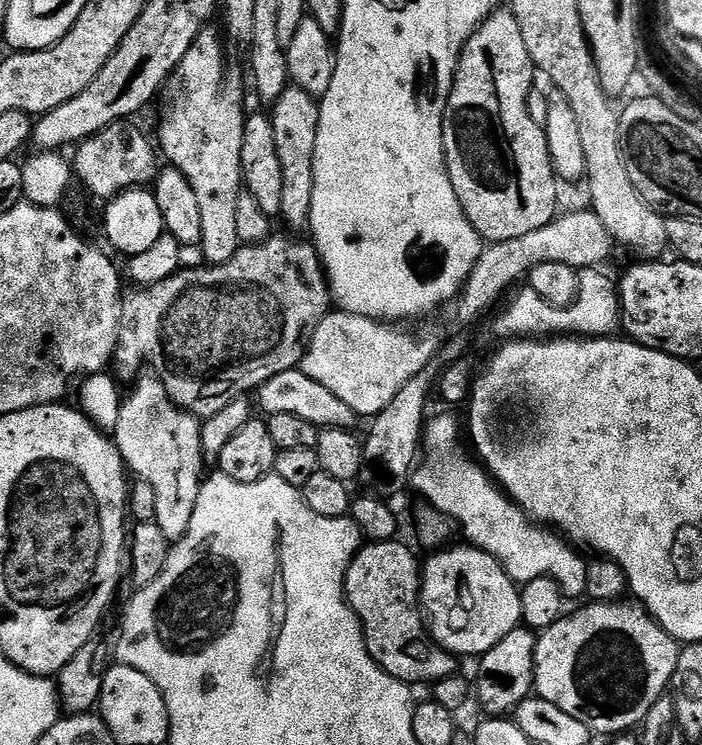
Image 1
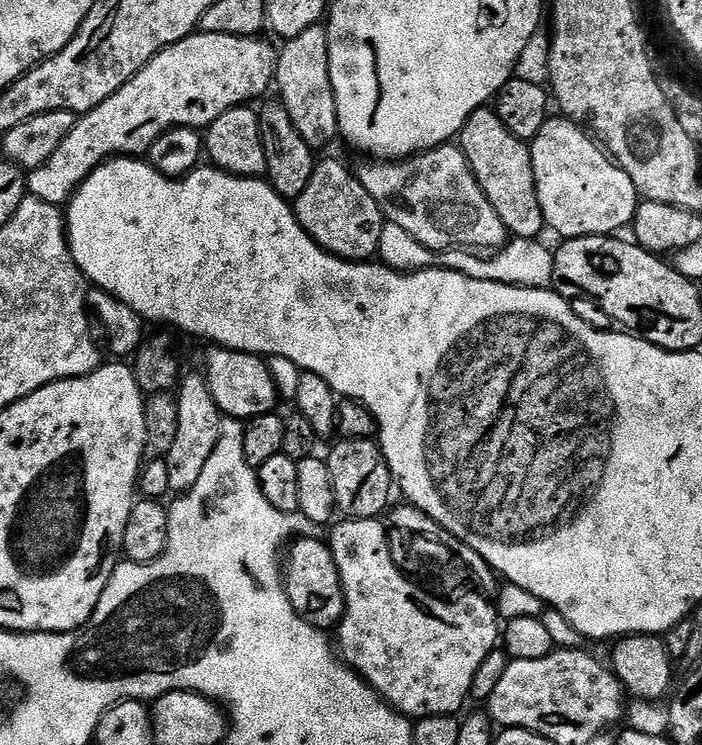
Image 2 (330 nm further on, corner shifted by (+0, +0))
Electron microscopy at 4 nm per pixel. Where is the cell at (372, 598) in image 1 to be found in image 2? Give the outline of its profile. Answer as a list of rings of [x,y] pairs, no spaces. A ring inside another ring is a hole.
[[[320,538],[293,539],[291,548],[292,553],[286,556],[284,576],[284,588],[288,591],[290,606],[294,606],[297,614],[315,628],[335,629],[344,616],[344,591],[331,548]]]

